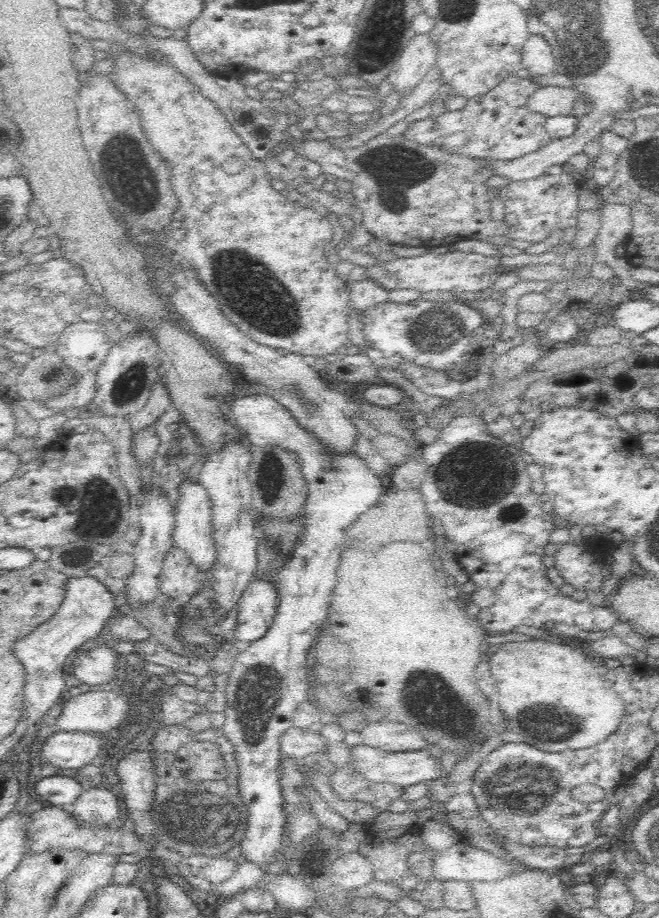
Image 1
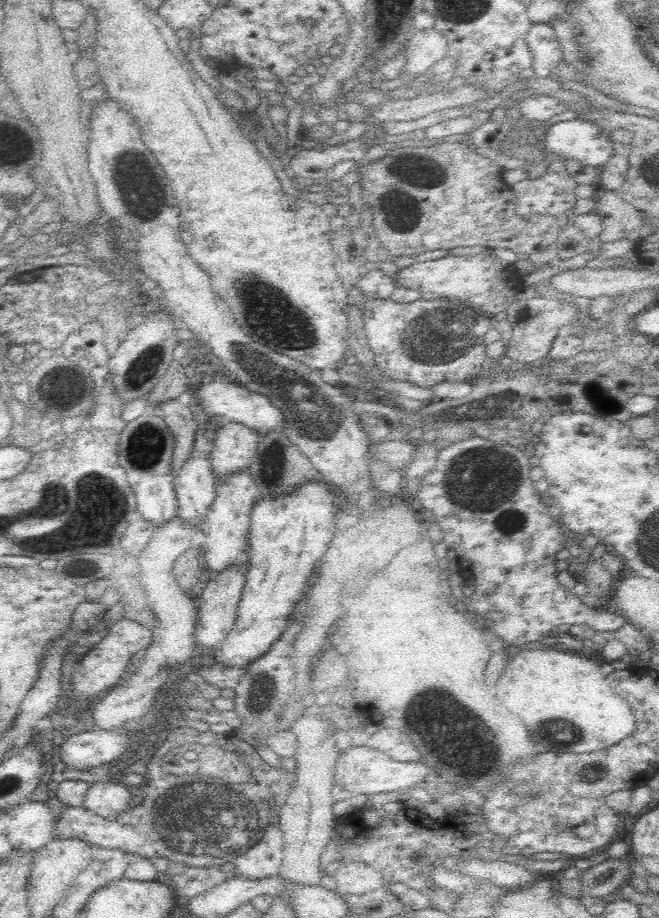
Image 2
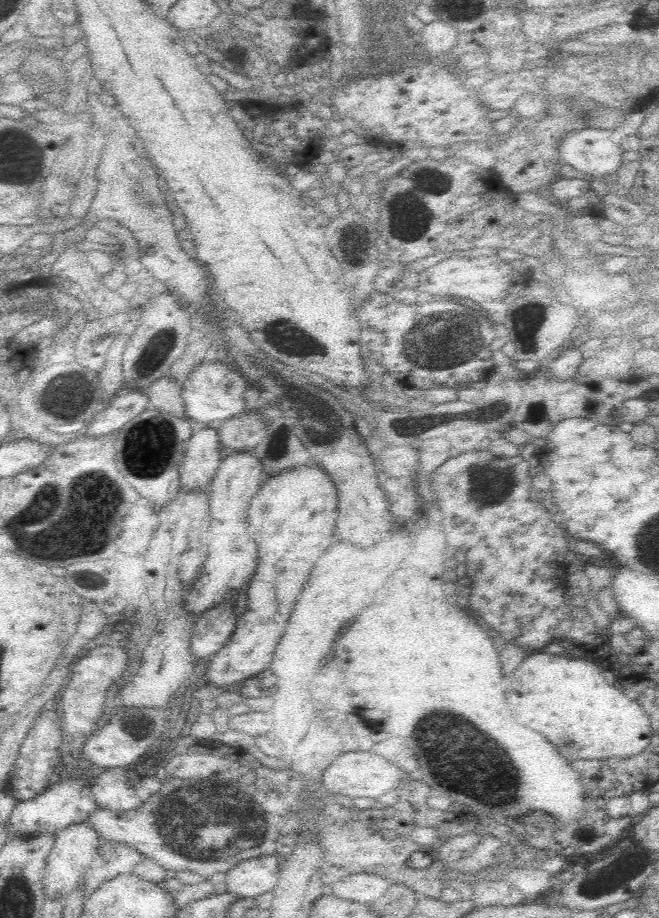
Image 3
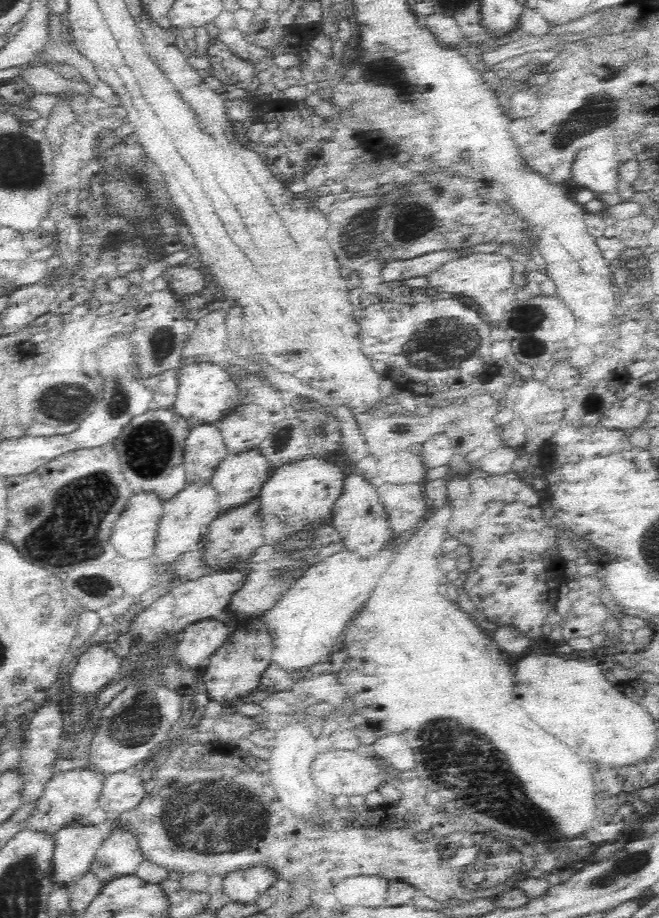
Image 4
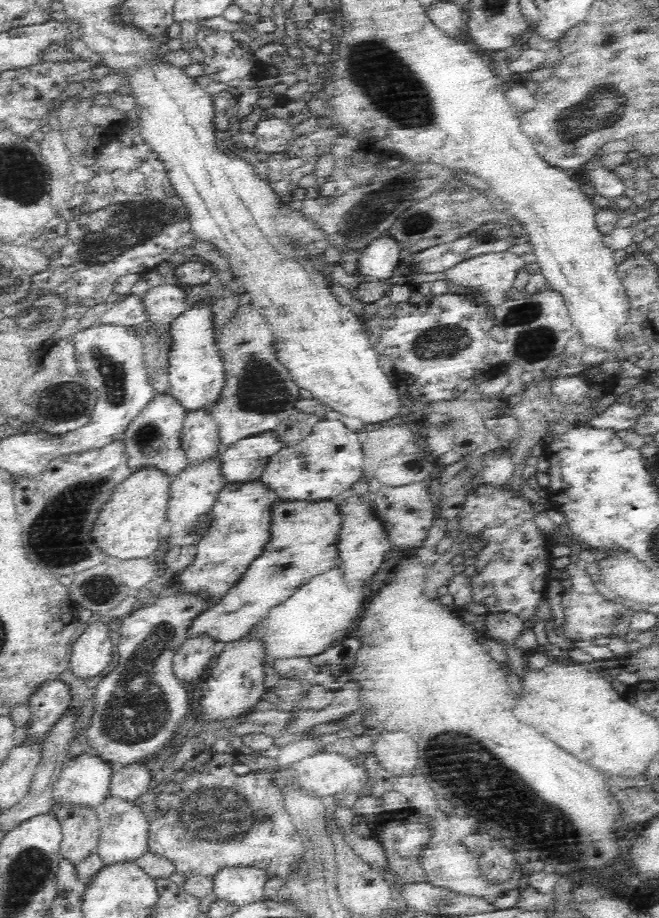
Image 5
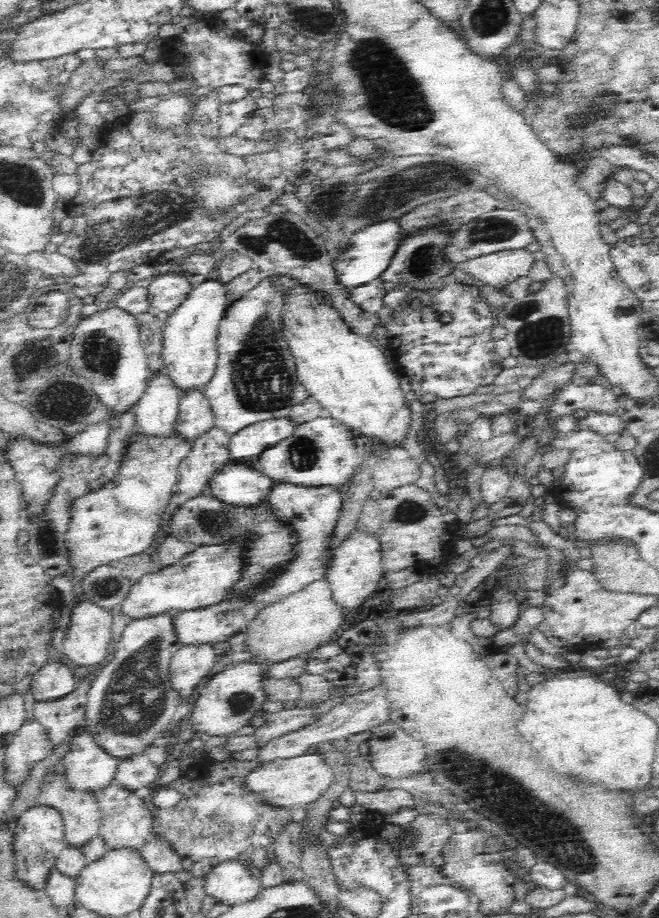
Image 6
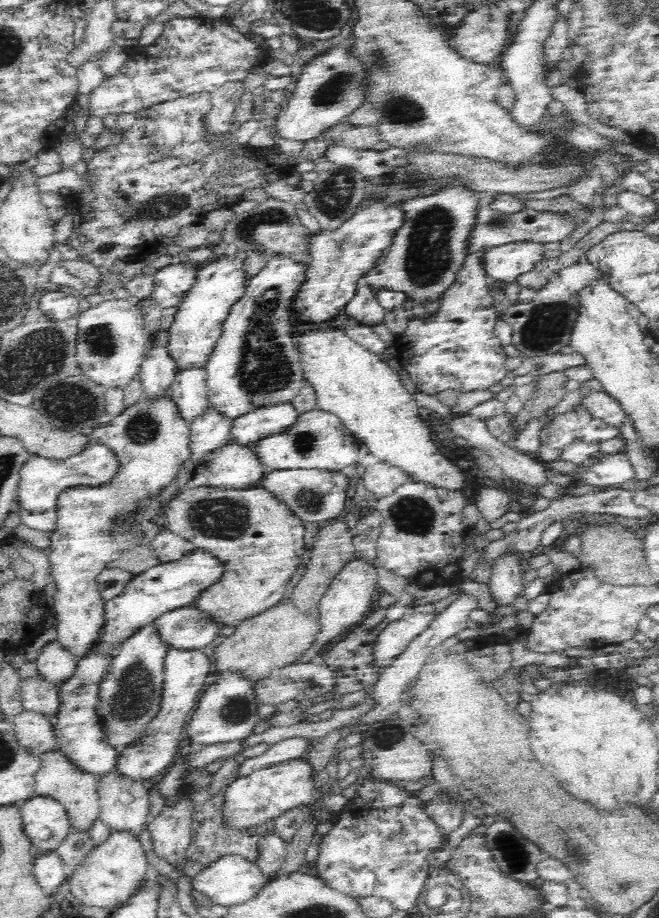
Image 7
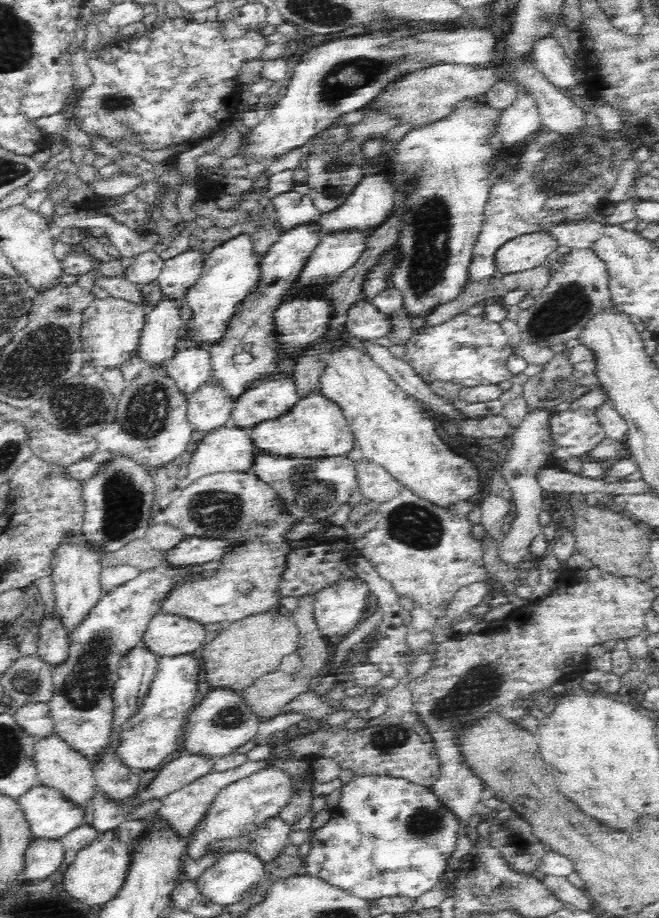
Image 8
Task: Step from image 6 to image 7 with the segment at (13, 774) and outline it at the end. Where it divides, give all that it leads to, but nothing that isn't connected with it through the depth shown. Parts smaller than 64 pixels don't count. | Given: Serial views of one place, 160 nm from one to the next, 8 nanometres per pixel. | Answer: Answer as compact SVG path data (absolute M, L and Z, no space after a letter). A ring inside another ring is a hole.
M24 710L14 718L13 727L18 744L32 756L40 757L59 748L54 724L37 712Z

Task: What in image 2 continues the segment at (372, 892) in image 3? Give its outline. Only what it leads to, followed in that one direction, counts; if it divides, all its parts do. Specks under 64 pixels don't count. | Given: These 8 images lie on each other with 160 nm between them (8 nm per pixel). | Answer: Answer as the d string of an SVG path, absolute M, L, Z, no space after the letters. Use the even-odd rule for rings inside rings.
M362 863L337 864L332 870L336 881L336 894L356 895L376 892L386 886L383 876Z

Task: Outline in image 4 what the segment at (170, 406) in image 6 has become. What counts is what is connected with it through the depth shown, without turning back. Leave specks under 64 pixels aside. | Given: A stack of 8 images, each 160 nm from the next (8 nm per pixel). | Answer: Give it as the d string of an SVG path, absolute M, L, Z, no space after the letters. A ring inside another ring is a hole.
M148 409L124 426L115 440L121 471L135 494L152 493L162 502L175 498L185 486L184 445L190 435L188 422L168 409Z

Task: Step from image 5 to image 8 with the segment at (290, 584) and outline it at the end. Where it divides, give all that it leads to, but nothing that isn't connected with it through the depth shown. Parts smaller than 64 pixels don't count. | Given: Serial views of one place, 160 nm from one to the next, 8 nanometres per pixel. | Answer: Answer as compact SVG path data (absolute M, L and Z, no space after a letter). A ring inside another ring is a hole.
M256 450L256 460L254 460L252 471L278 494L278 497L286 504L287 511L298 520L312 516L320 521L326 516L336 514L336 510L347 504L350 496L358 488L355 462L346 456L342 456L342 458L318 458L318 460L313 458L275 458L275 456L269 456L265 452ZM158 613L150 620L142 644L158 656L192 653L207 643L204 624L178 613Z

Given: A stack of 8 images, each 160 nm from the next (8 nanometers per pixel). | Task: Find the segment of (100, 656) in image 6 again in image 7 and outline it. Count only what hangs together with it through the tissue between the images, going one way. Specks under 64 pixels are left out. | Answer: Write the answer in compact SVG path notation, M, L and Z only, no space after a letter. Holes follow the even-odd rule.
M165 397L158 403L142 400L138 405L124 410L108 427L94 429L88 435L89 441L102 443L112 449L119 462L116 474L104 485L69 487L60 494L57 501L56 528L52 531L47 550L50 571L56 583L56 592L52 599L57 620L56 642L75 659L86 658L92 652L92 648L101 640L102 628L106 626L105 602L97 591L95 578L108 563L118 560L120 554L142 542L144 532L141 525L138 523L126 527L124 522L138 522L146 508L142 504L150 504L152 500L160 498L160 492L166 486L174 484L176 474L191 455L190 434L191 428L178 415L176 404Z

